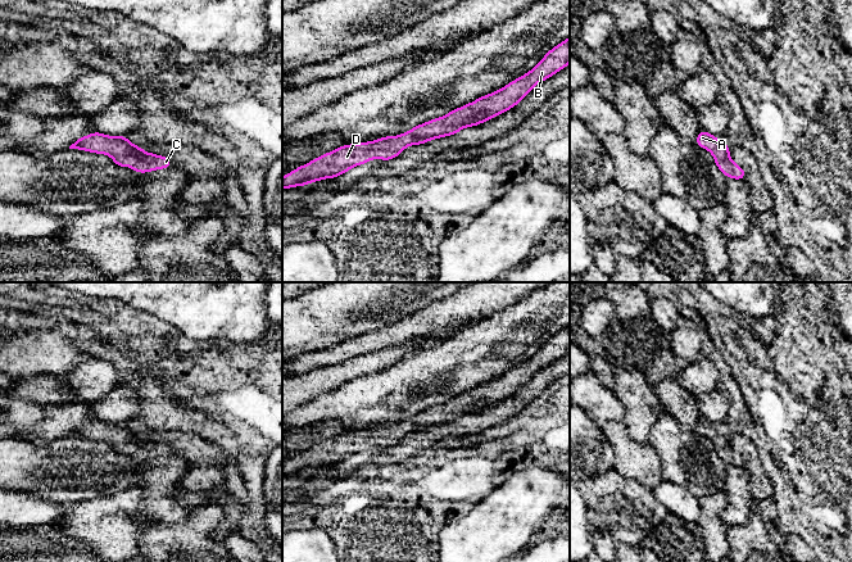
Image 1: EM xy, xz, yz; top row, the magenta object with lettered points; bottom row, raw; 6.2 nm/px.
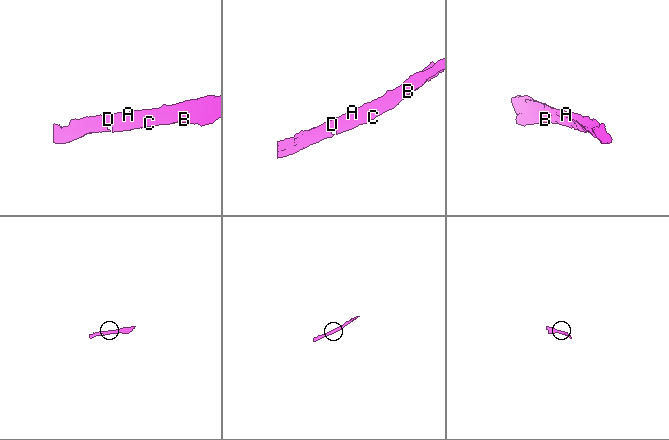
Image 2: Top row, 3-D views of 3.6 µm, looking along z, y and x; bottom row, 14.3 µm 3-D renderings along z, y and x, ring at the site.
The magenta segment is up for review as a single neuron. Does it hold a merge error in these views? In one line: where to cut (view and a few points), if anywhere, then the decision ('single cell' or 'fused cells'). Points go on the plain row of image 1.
no cut; single cell

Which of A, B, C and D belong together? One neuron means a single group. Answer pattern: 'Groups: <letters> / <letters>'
Groups: A B C D

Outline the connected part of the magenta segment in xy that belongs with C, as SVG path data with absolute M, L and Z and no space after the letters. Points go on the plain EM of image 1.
M92 420L77 426L69 436L109 443L118 454L130 454L139 461L164 457L172 453L169 445L146 440L142 435L133 432L126 423L108 423Z

